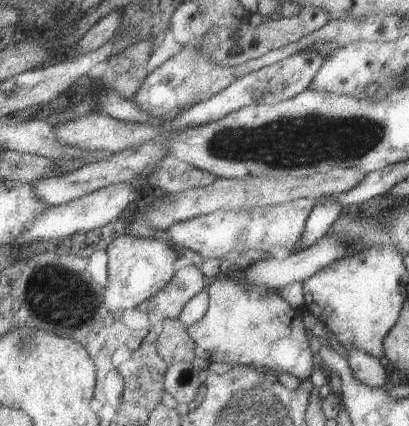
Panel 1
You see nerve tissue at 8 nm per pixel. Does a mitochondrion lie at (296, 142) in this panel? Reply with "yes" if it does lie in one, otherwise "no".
yes

